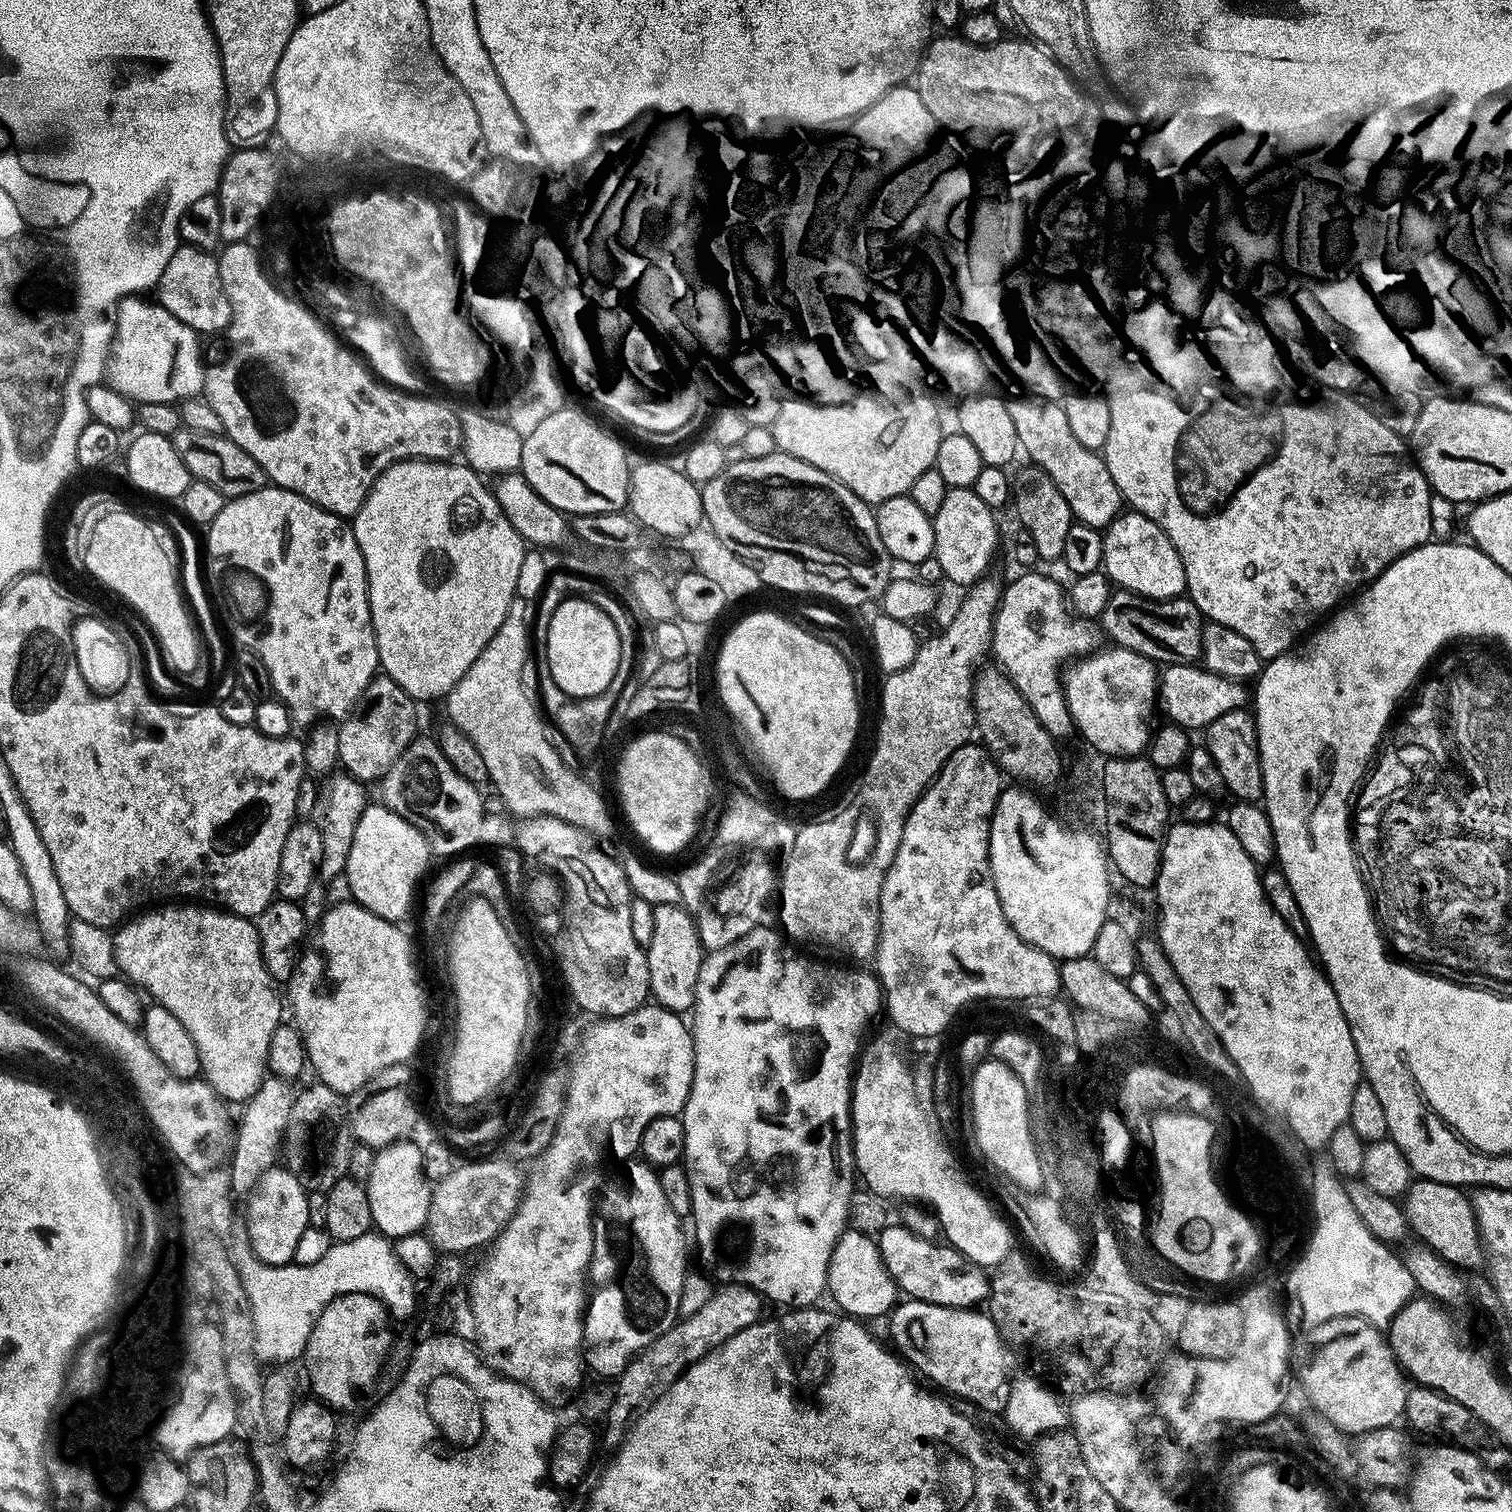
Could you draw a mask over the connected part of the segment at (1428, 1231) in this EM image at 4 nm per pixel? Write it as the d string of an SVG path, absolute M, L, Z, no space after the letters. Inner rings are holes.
M1423 1178L1413 1179L1402 1200L1403 1212L1411 1235L1433 1248L1447 1264L1457 1269L1476 1268L1485 1263L1486 1253L1480 1239L1478 1222L1469 1193L1453 1184Z

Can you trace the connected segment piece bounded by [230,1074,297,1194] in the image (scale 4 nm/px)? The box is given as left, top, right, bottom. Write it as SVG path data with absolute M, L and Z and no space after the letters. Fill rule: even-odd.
M269 1075L253 1096L246 1101L239 1121L240 1130L234 1136L234 1149L230 1156L230 1169L233 1176L233 1193L251 1193L252 1189L268 1173L269 1168L277 1163L278 1153L282 1148L284 1131L288 1128L290 1110L296 1101L297 1089L291 1088L287 1079Z

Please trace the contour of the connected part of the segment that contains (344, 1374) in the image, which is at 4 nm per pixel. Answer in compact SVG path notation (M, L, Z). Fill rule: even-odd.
M361 1292L338 1296L329 1302L326 1310L322 1310L318 1322L314 1322L302 1357L302 1364L308 1367L308 1380L312 1383L311 1395L315 1399L324 1401L333 1410L341 1410L340 1408L354 1407L356 1399L367 1388L368 1391L375 1389L394 1341L394 1334L392 1334L391 1326L388 1325L388 1320L390 1321L388 1309L379 1300Z

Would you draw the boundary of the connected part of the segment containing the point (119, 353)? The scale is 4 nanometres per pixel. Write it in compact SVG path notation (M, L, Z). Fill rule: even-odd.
M148 304L145 306L145 308L140 308L136 313L133 314L132 321L130 321L124 329L122 329L122 327L119 329L118 342L120 340L120 345L117 343L114 348L114 360L116 356L116 365L114 365L114 363L111 365L110 372L111 375L113 372L114 375L120 376L121 382L124 383L124 385L122 385L122 391L125 397L131 398L133 401L152 401L154 403L168 404L172 406L177 402L187 400L189 397L199 397L201 393L205 391L206 386L200 382L200 372L206 368L206 360L204 356L196 360L196 348L202 344L202 340L192 340L192 333L194 333L196 329L193 328L191 332L188 332L188 329L190 329L192 325L188 323L187 319L183 319L181 324L176 324L176 320L172 320L172 316L168 316L168 313L170 313L171 309L171 307L165 306L164 304ZM144 368L152 368L152 380L150 377L148 377L148 372Z

